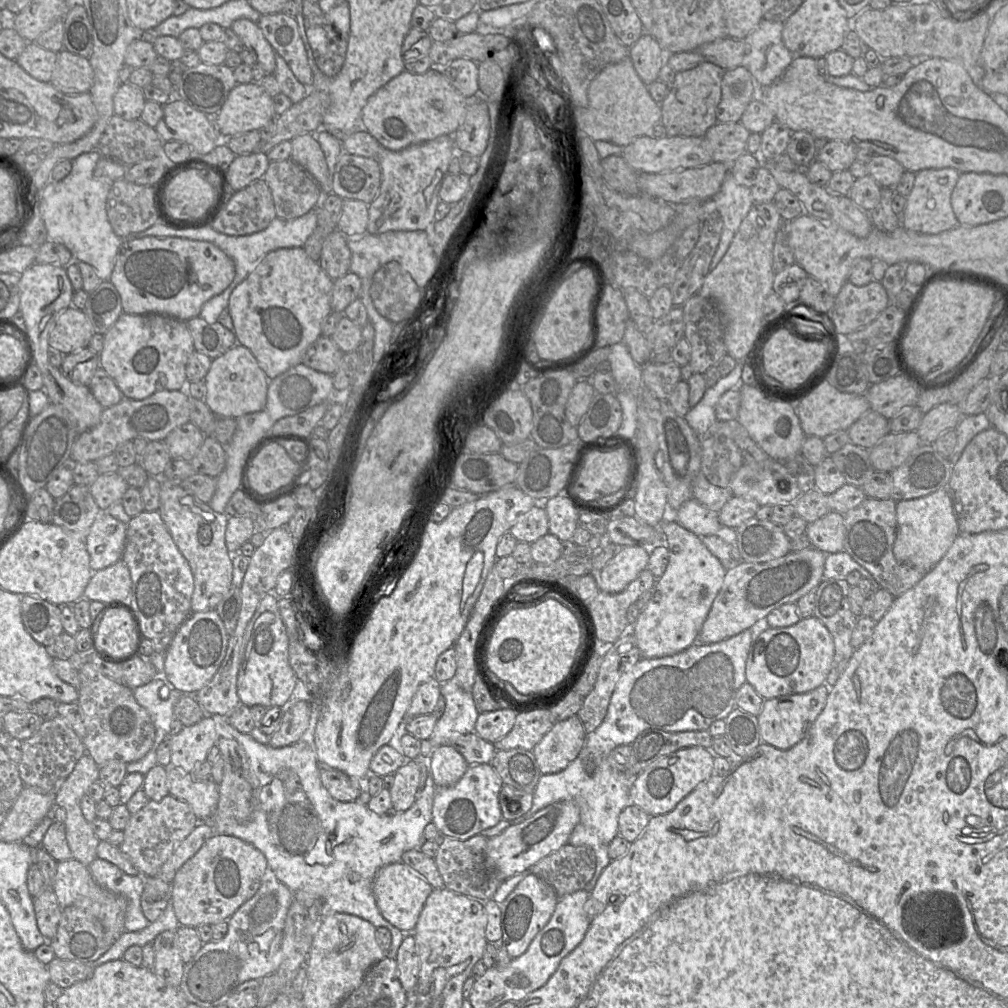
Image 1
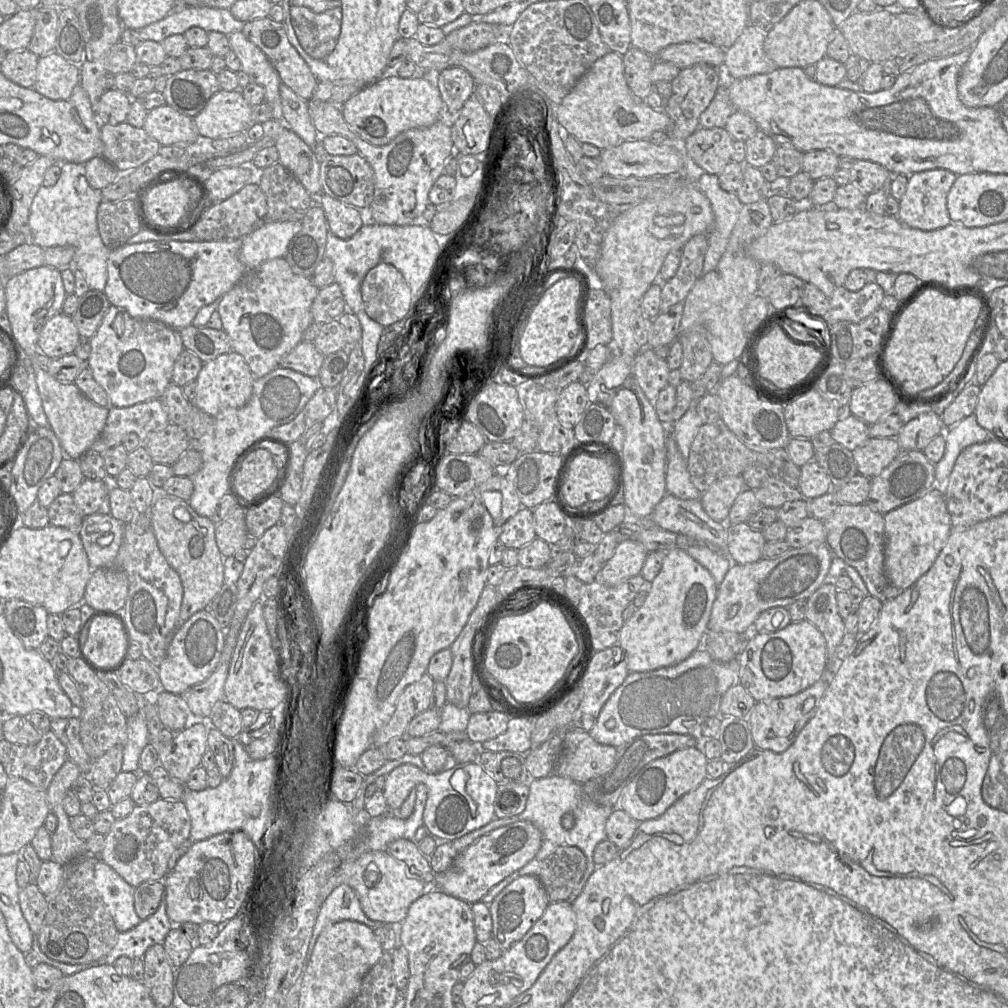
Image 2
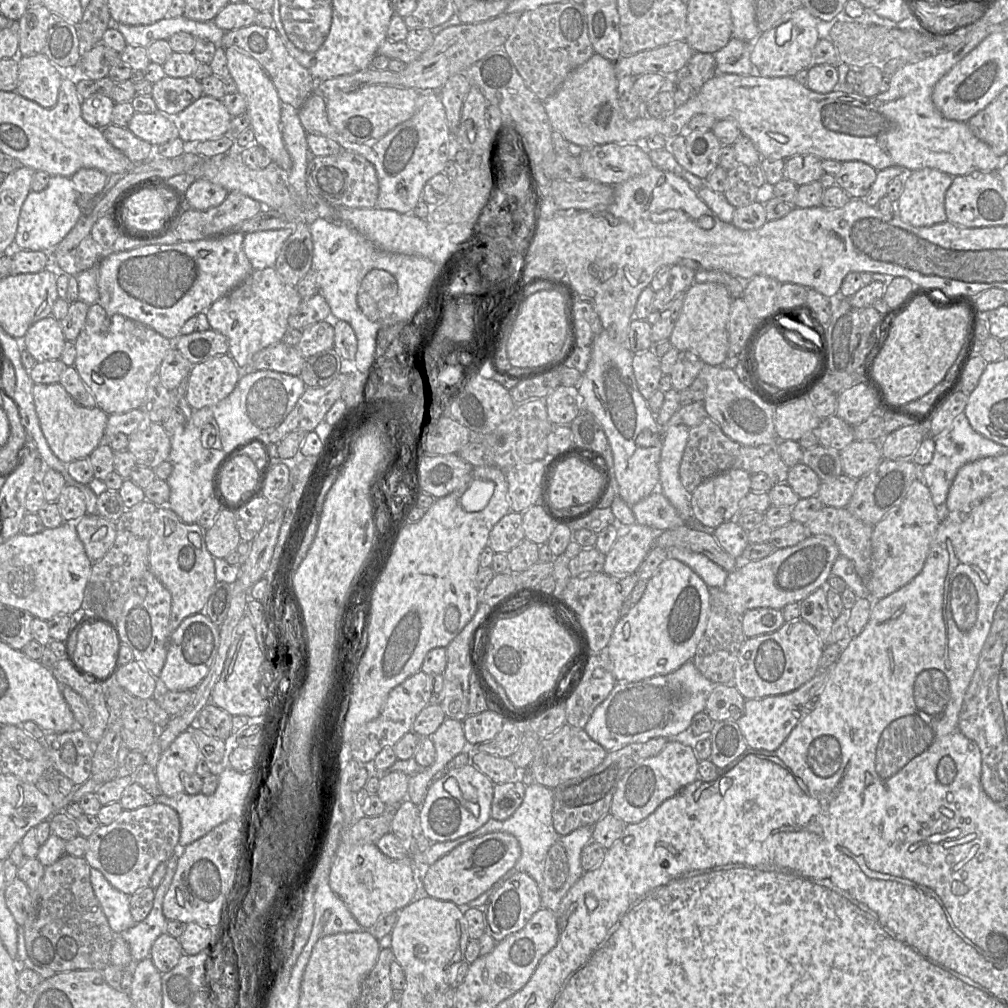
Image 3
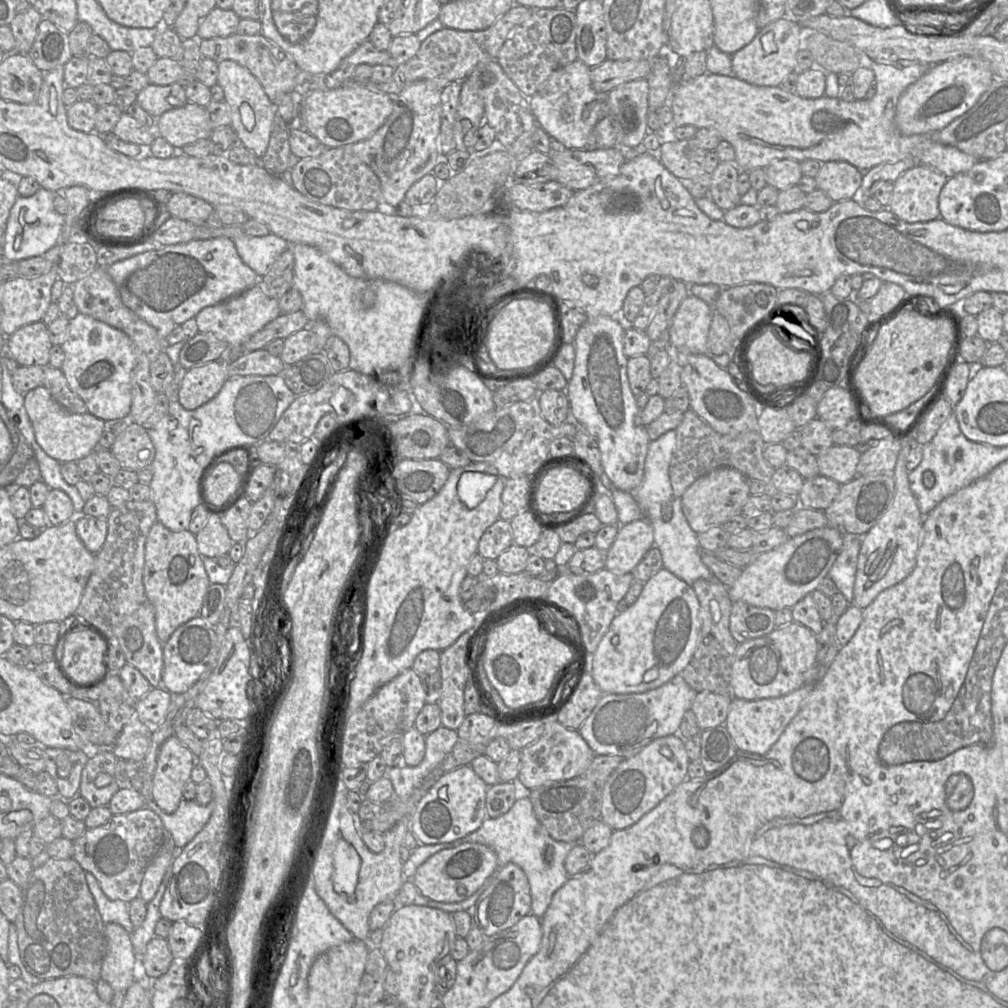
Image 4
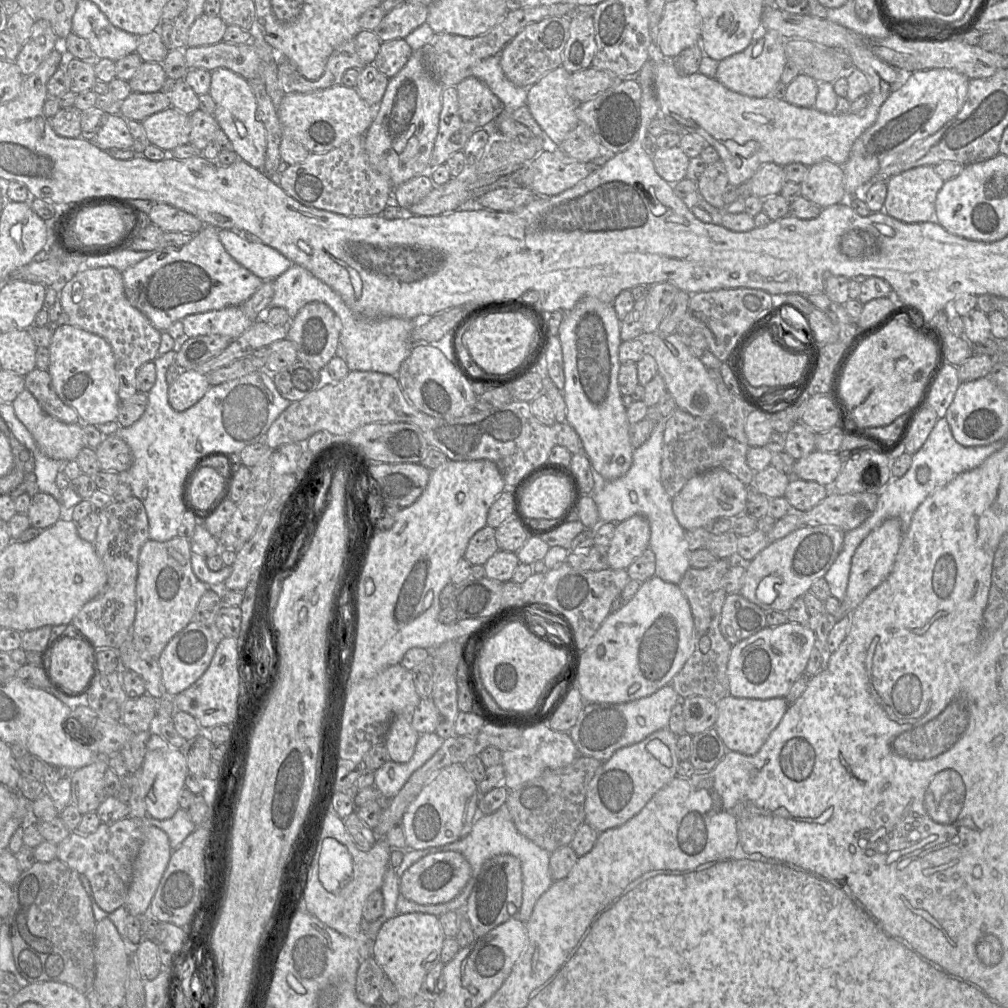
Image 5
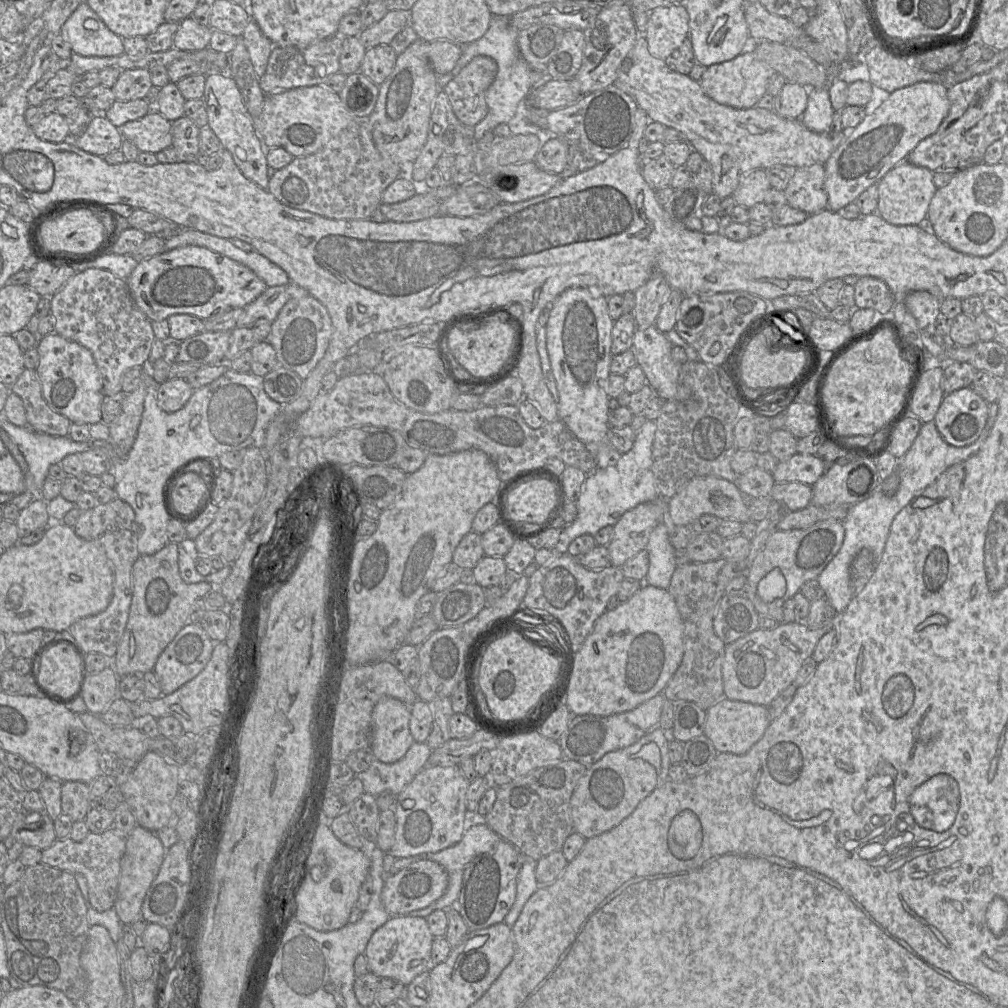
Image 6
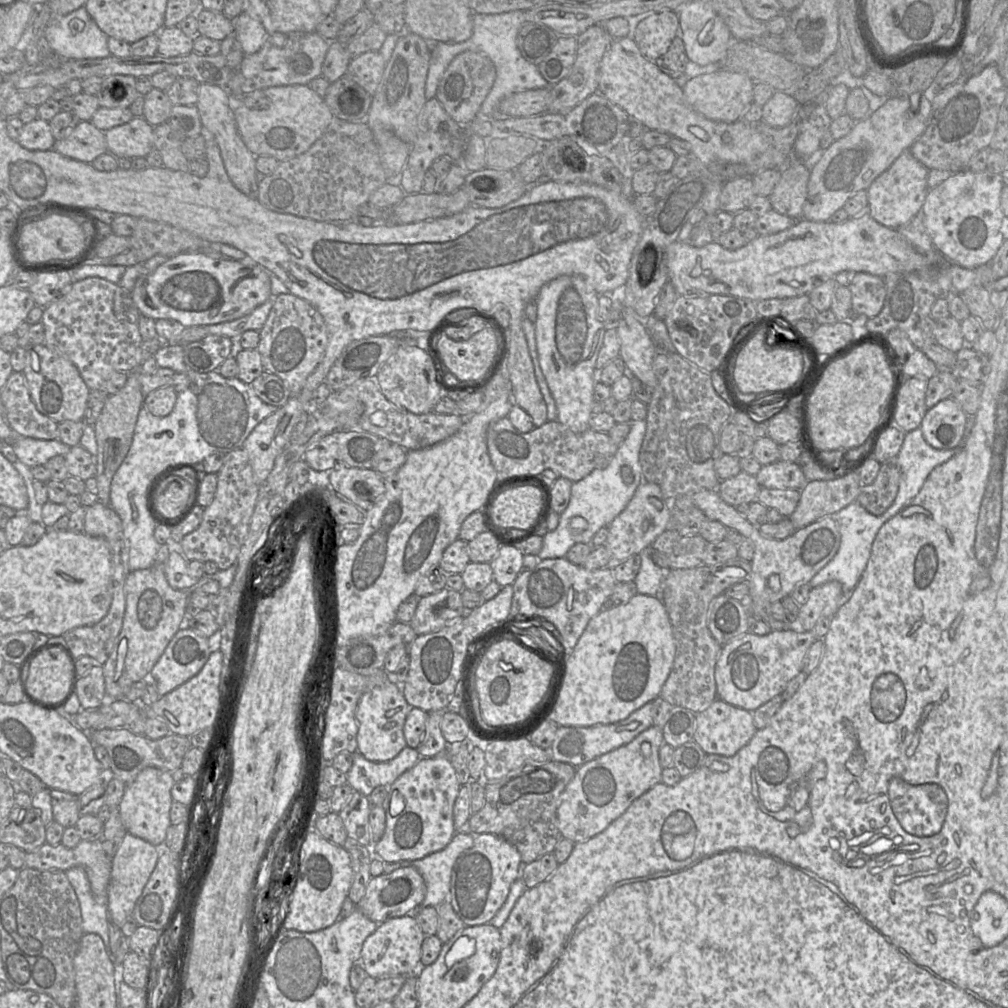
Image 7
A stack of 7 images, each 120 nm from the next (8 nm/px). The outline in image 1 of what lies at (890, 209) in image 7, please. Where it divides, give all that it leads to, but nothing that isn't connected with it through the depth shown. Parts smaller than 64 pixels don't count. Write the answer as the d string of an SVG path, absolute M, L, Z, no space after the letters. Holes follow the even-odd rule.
M953 168L923 169L915 172L912 191L906 197L906 206L901 217L901 226L922 234L938 234L959 225L951 206L951 195L960 173Z

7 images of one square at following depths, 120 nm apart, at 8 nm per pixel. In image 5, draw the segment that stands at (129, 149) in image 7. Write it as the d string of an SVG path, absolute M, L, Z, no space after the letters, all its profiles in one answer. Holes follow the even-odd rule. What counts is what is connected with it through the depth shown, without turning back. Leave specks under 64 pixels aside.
M168 107L142 122L149 144L164 151L171 151L177 146L189 143L191 124L189 114Z

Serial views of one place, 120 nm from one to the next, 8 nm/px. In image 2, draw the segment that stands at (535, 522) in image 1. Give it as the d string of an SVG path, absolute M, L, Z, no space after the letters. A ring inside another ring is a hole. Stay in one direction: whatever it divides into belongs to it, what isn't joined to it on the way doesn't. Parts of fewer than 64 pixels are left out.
M522 507L503 525L498 540L507 548L519 549L536 537L533 510Z

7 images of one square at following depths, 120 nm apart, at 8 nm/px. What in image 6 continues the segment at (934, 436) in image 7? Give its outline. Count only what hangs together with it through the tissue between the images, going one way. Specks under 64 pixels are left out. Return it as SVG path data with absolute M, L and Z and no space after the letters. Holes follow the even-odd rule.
M971 387L944 396L934 417L944 440L956 447L973 443L982 433L989 418L989 403Z

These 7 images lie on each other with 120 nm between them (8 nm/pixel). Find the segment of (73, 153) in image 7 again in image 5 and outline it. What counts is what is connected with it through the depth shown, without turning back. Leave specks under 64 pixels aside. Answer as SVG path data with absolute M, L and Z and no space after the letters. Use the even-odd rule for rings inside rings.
M108 114L105 123L92 141L105 151L113 149L132 150L134 144L127 120L120 114Z

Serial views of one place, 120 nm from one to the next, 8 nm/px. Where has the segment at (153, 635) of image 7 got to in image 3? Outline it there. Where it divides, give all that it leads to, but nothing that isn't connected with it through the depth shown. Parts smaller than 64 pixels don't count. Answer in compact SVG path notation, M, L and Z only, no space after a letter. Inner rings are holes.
M158 506L152 517L149 570L171 594L170 632L174 632L187 617L204 610L217 583L214 557L206 547L205 531L197 523L184 523L167 506Z

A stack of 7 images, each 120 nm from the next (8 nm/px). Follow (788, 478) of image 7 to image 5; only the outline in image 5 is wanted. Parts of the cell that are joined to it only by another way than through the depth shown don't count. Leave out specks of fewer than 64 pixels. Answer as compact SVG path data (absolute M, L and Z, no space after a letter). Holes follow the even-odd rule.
M814 450L796 460L792 478L815 481L830 487L840 473L842 466L843 455L838 452Z

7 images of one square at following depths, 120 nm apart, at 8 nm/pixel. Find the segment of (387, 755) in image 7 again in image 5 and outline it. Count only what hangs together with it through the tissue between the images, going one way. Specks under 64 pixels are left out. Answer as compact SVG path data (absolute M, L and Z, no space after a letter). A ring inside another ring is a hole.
M397 716L384 743L390 760L395 763L408 762L415 752L419 735L412 727L410 717Z

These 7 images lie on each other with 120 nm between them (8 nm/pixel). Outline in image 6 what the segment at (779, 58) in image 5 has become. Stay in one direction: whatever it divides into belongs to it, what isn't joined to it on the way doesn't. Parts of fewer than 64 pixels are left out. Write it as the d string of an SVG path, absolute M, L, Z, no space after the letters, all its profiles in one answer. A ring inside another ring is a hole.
M744 52L732 60L713 64L702 74L698 81L704 93L719 104L739 109L755 107L767 93L767 84L772 71L753 52Z

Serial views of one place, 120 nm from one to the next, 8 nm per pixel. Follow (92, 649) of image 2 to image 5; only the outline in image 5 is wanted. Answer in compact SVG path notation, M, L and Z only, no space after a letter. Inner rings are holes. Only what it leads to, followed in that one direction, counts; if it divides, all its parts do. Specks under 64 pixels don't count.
M62 637L48 652L50 665L45 673L49 680L66 692L81 688L91 672L91 649L76 637Z

